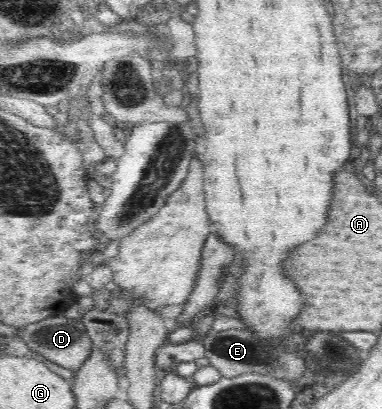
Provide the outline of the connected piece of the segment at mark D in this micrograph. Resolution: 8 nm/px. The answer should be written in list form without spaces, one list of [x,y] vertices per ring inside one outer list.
[[[63,314],[54,315],[54,317],[46,317],[42,321],[30,323],[20,330],[28,349],[34,350],[46,359],[75,372],[90,357],[90,351],[93,349],[93,342],[88,336],[86,326],[81,318],[67,318]]]

